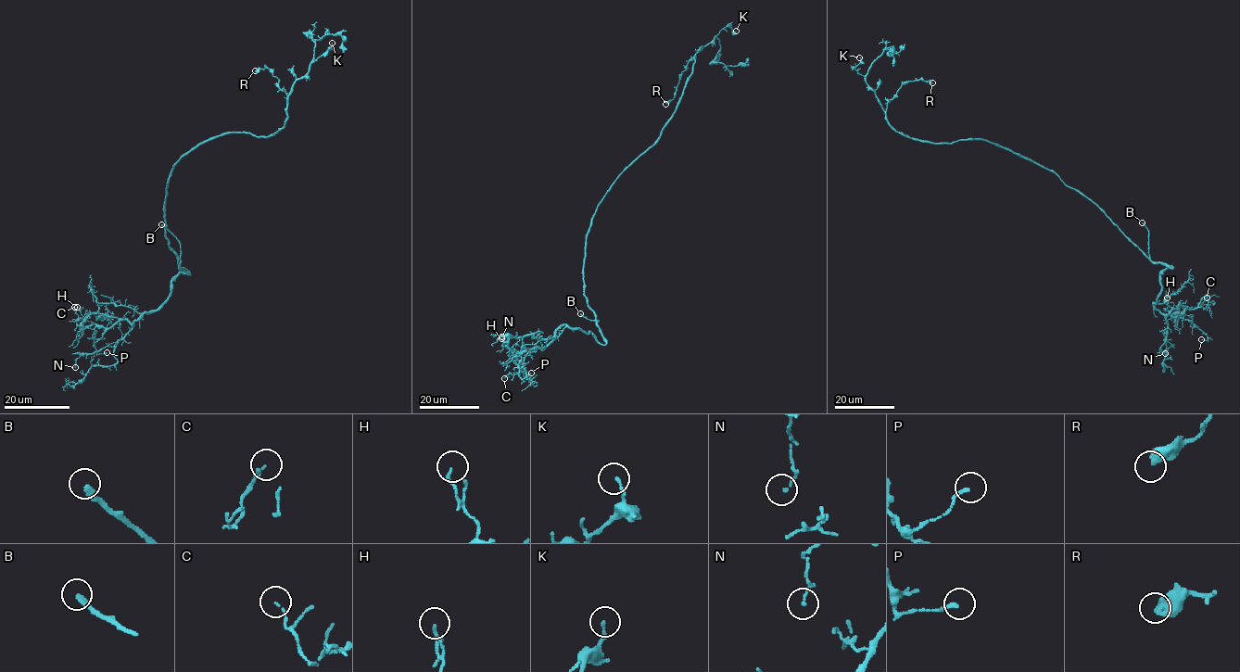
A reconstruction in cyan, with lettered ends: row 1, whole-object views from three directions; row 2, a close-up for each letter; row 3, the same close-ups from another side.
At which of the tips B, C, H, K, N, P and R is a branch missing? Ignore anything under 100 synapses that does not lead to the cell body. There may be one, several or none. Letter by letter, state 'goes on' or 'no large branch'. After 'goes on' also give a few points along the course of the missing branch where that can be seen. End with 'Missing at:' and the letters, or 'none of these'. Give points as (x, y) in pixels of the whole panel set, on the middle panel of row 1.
B: goes on | (580, 313), (557, 288)
C: no large branch
H: no large branch
K: no large branch
N: no large branch
P: no large branch
R: no large branch
Missing at: B

